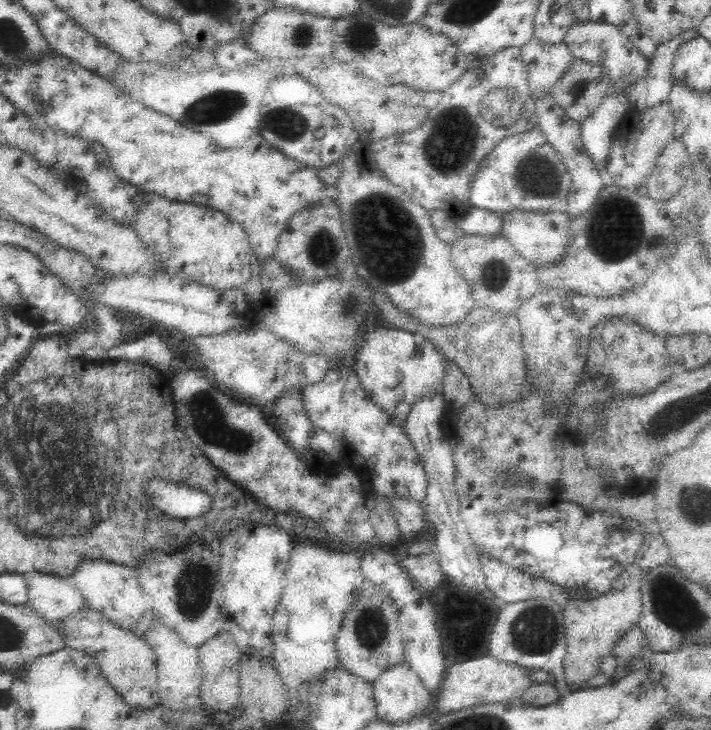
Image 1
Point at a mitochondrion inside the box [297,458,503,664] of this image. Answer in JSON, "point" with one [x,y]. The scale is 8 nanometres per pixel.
{"point":[369,631]}

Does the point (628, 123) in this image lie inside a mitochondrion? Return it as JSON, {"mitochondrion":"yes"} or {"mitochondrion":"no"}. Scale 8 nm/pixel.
{"mitochondrion":"no"}

